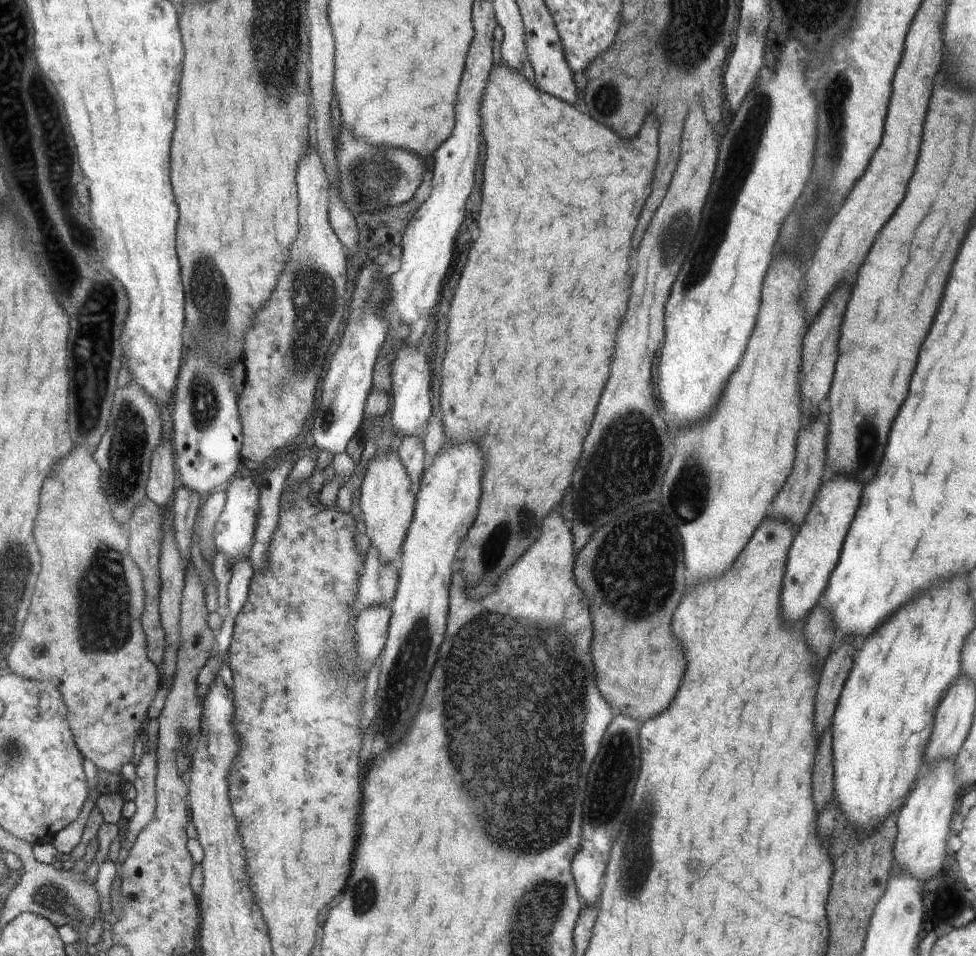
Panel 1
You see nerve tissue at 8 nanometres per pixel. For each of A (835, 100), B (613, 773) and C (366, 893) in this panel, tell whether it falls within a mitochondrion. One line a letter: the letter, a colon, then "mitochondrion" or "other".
A: mitochondrion
B: mitochondrion
C: mitochondrion

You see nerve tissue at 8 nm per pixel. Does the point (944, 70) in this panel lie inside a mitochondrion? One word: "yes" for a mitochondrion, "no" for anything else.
no

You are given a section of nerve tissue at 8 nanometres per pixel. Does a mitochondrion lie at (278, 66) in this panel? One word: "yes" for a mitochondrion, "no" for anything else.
yes

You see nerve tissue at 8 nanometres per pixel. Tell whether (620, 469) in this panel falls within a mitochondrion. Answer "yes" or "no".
yes

